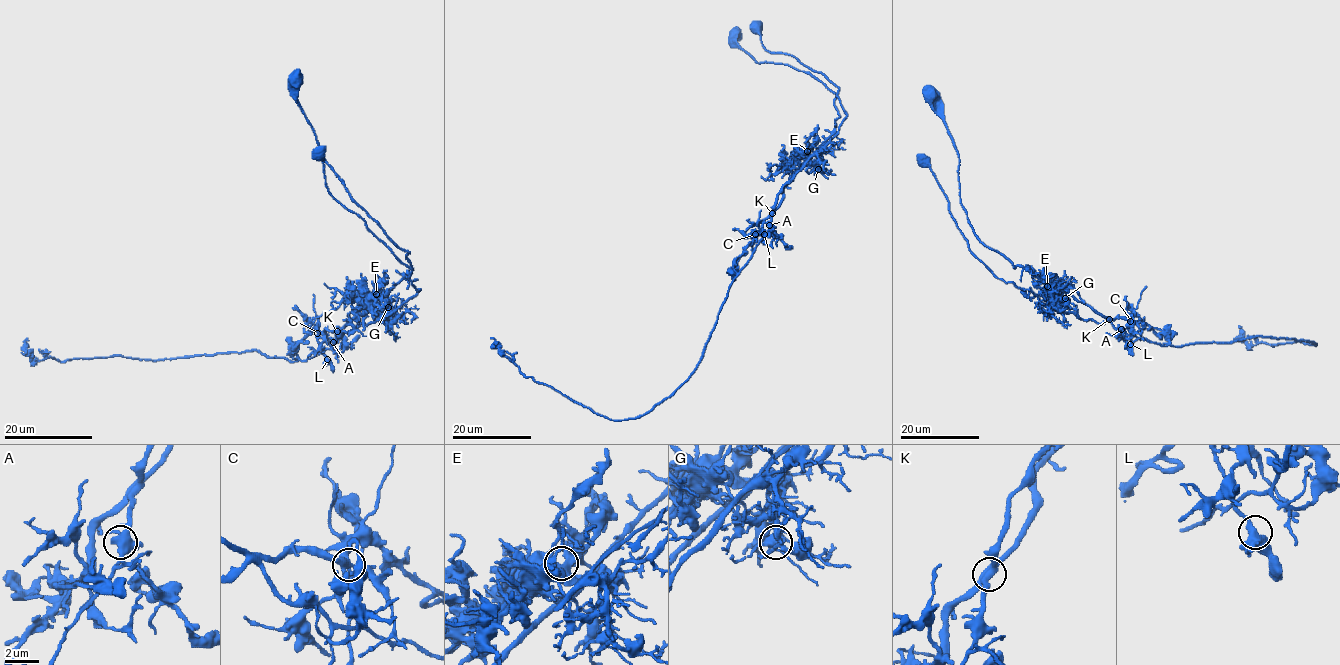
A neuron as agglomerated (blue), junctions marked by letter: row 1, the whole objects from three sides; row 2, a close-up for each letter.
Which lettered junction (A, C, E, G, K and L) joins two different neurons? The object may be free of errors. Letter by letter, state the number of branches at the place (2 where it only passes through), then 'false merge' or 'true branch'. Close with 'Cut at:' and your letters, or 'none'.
A: 4 branches meet; true branch
C: 4 branches meet; true branch
E: 4 branches meet; true branch
G: 4 branches meet; true branch
K: 4 branches meet; false merge
L: 4 branches meet; true branch
Cut at: K

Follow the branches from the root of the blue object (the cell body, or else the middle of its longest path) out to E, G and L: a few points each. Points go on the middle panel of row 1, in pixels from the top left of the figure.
E: (760, 239), (770, 227), (771, 214), (782, 197), (784, 185), (811, 156), (807, 151)
G: (760, 239), (770, 227), (780, 190), (807, 162), (818, 162), (818, 169)
L: (760, 239), (770, 227), (771, 215), (763, 223), (763, 231), (755, 234), (764, 234)

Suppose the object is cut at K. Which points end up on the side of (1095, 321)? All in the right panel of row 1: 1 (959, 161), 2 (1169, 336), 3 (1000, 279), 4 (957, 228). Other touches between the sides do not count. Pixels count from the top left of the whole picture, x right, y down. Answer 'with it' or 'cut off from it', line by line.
1: cut off from it
2: cut off from it
3: with it
4: with it

